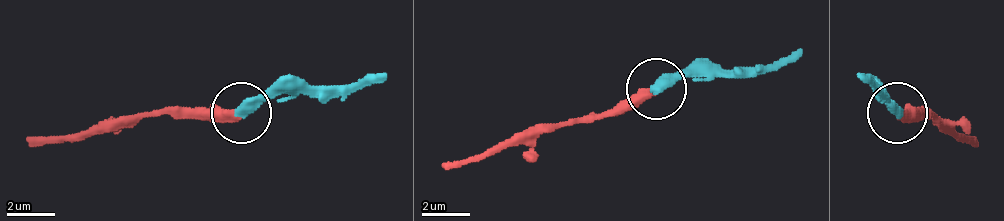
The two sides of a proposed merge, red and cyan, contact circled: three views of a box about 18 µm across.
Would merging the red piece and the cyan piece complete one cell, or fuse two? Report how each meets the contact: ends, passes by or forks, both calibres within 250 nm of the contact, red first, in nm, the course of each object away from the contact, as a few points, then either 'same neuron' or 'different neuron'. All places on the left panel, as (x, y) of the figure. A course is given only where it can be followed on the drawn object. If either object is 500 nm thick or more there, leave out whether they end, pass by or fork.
red ends | cyan ends | 400/460 nm | red via (239, 114), (100, 120), (28, 144) | cyan via (239, 114), (293, 96), (348, 96), (384, 72) | same neuron

